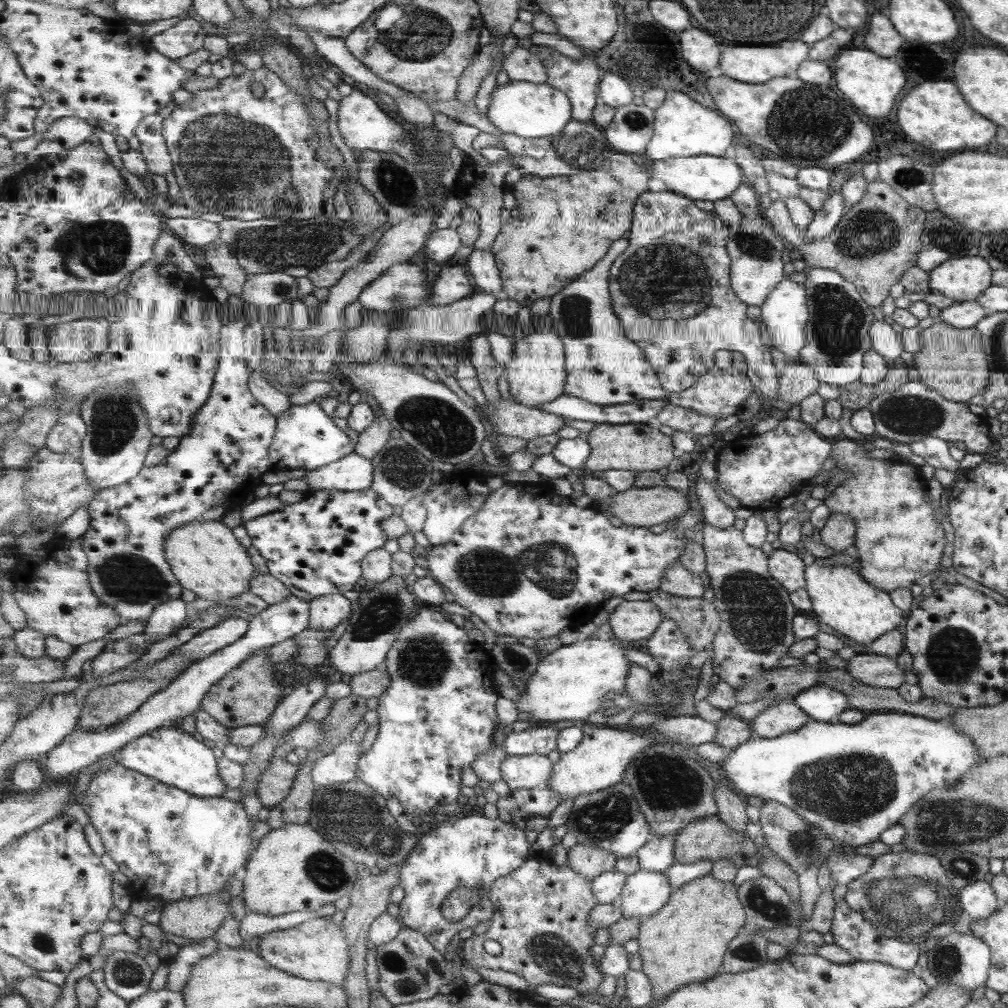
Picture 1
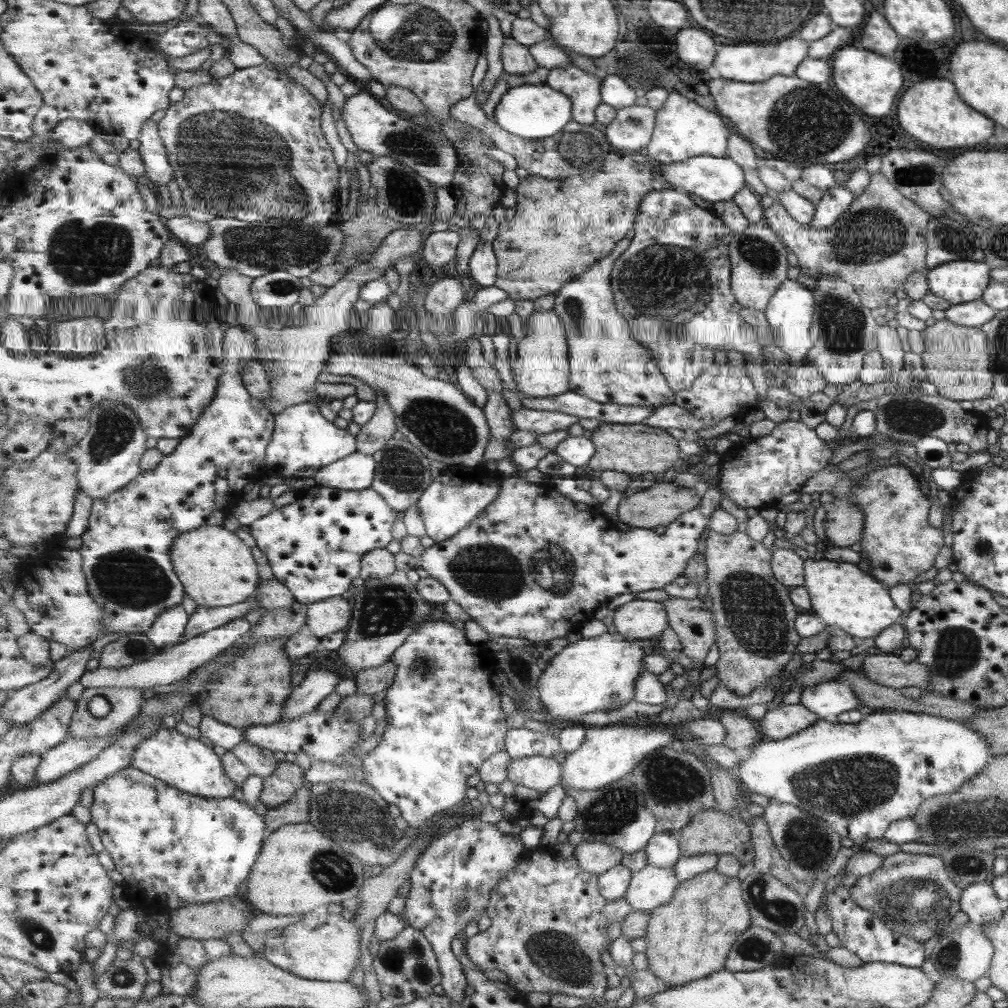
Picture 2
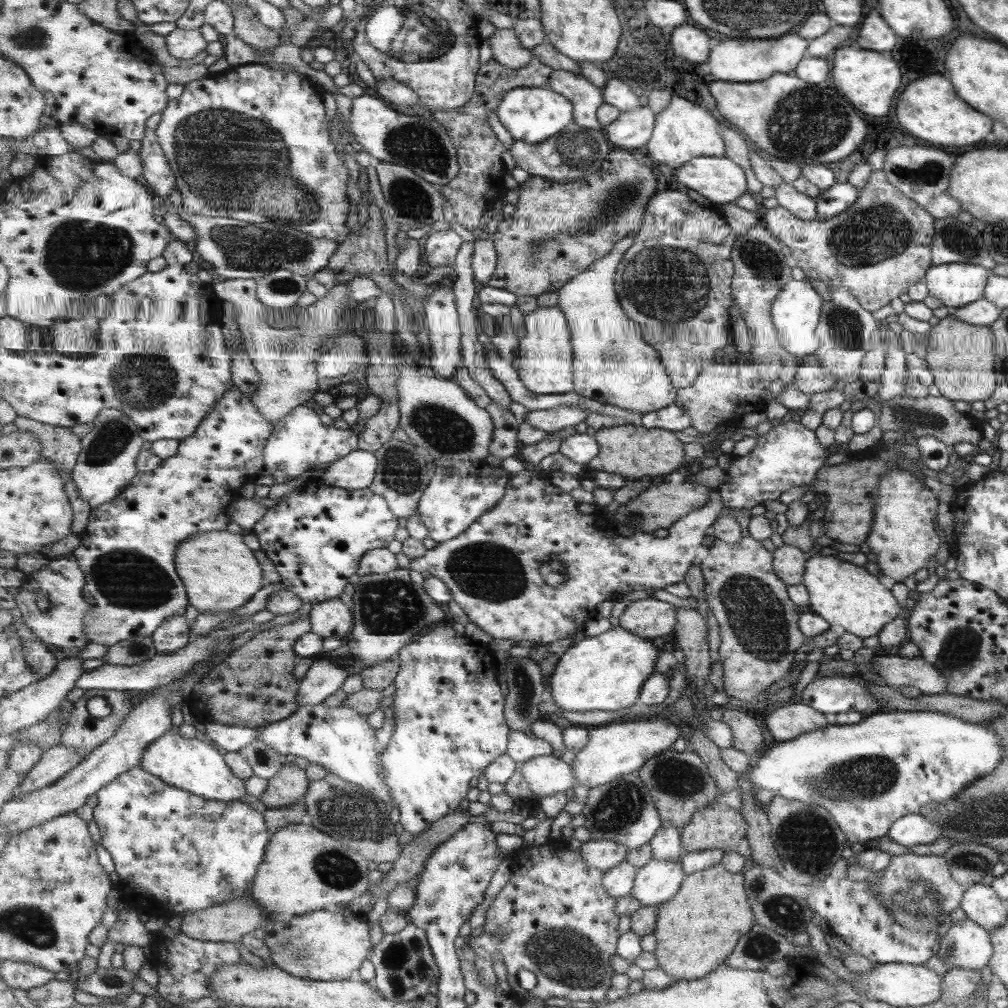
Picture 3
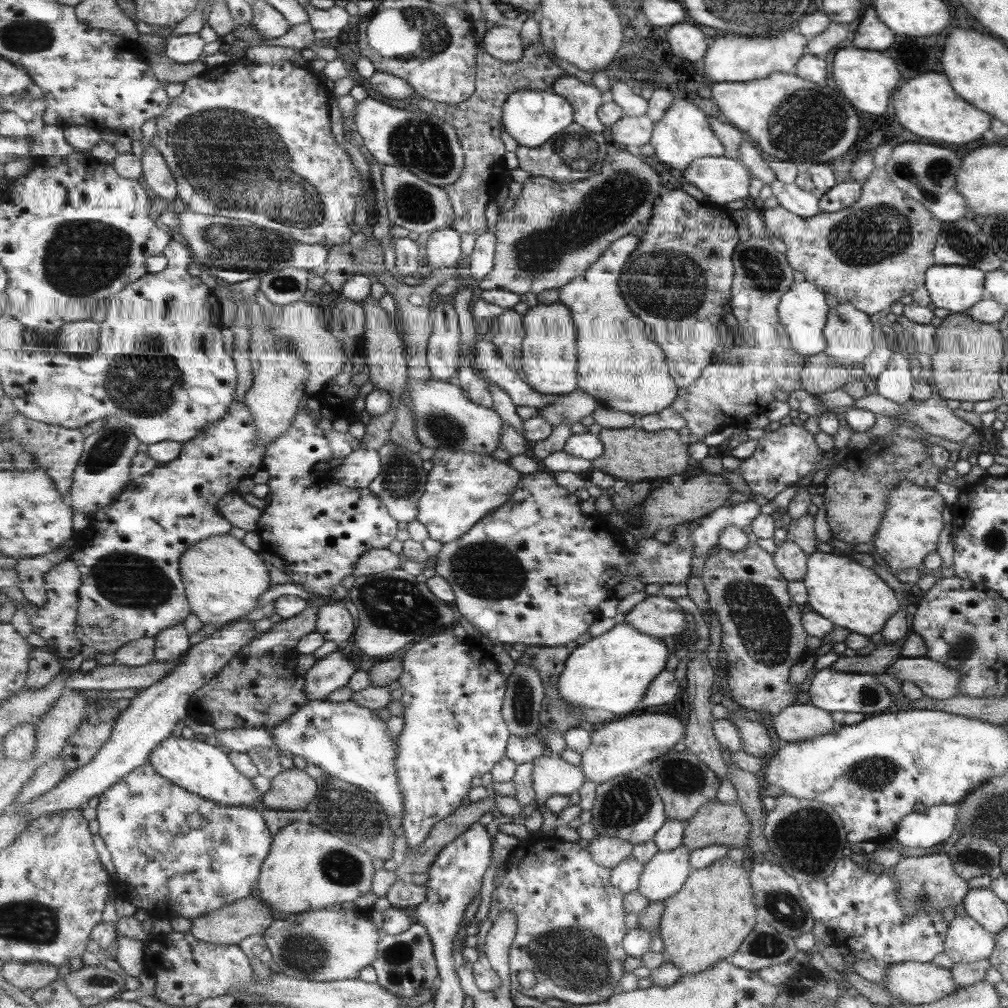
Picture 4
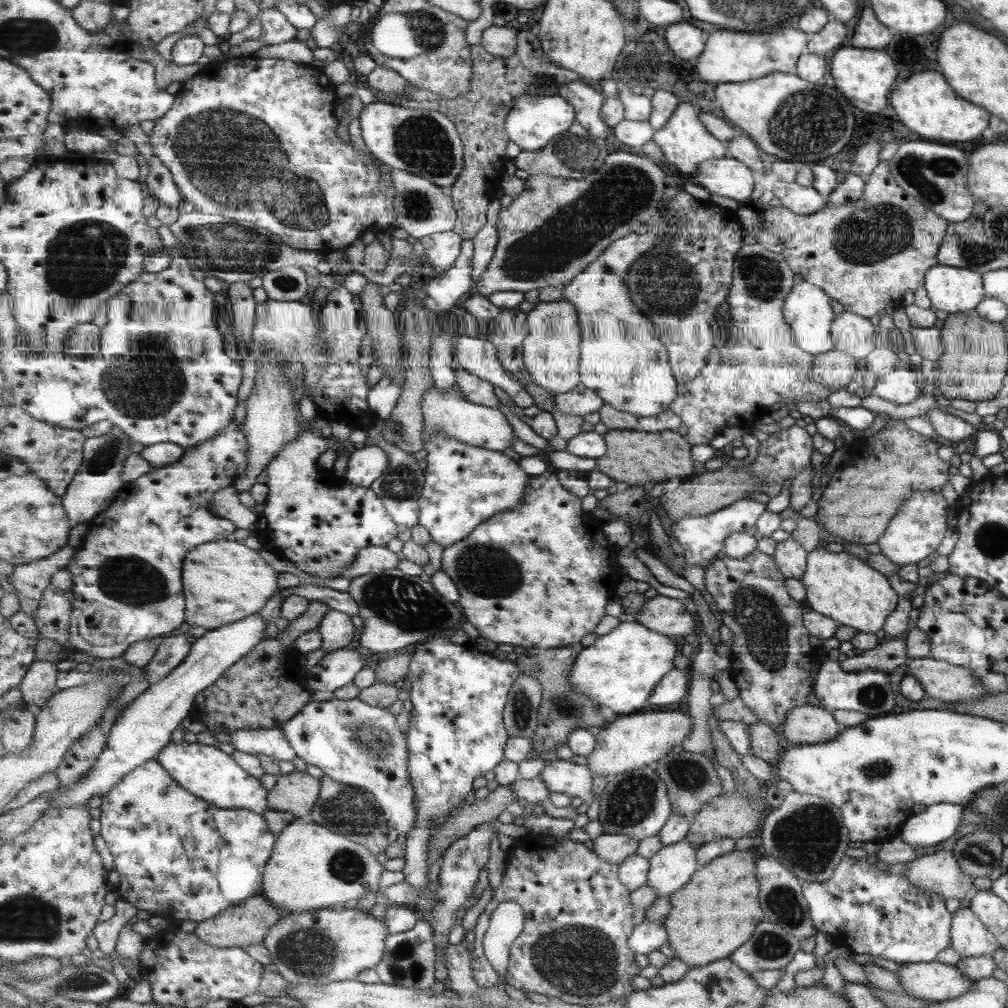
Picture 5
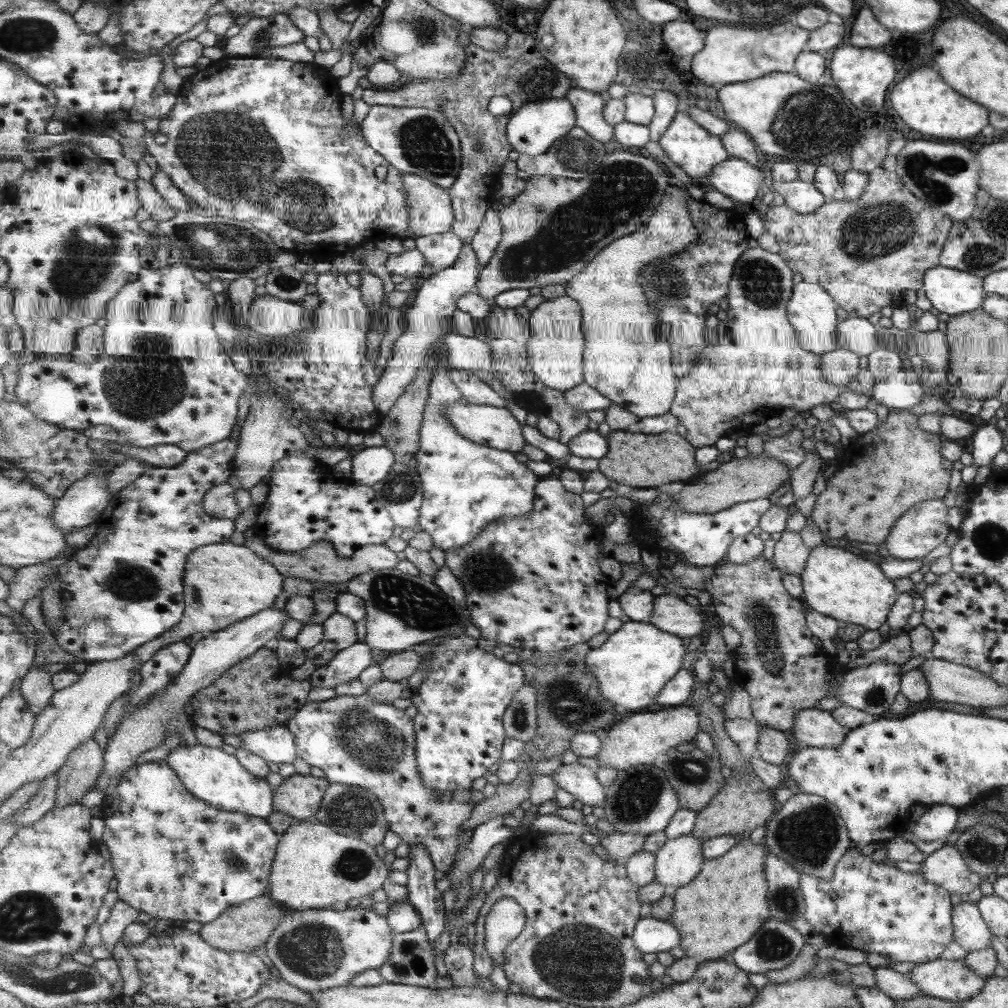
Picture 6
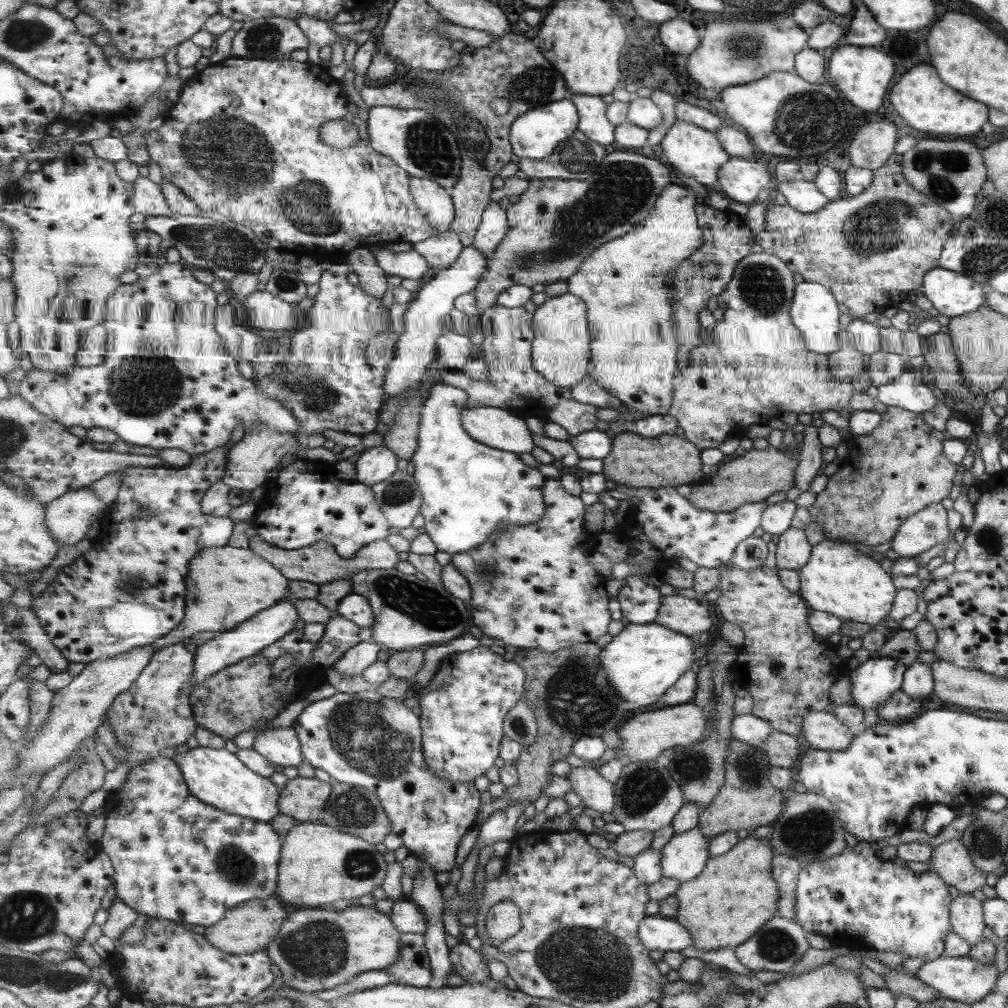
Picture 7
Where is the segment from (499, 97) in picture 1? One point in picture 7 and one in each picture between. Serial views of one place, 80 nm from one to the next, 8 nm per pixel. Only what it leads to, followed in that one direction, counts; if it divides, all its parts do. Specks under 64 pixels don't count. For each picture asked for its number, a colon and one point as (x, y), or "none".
2: (533, 111)
3: (533, 115)
4: (531, 117)
5: (534, 120)
6: (532, 130)
7: (535, 135)

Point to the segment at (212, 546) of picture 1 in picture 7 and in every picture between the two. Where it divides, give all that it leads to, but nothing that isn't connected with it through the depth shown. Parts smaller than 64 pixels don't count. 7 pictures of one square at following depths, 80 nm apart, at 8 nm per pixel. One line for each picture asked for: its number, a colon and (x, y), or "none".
2: (217, 568)
3: (221, 573)
4: (224, 579)
5: (224, 581)
6: (224, 583)
7: (226, 586)

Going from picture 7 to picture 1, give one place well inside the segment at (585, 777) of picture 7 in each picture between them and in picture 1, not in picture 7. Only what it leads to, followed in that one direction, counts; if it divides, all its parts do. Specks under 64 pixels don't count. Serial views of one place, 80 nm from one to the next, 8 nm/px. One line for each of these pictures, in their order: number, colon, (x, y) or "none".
1: (534, 771)
2: (539, 773)
3: (547, 775)
4: (552, 776)
5: (562, 776)
6: (581, 782)

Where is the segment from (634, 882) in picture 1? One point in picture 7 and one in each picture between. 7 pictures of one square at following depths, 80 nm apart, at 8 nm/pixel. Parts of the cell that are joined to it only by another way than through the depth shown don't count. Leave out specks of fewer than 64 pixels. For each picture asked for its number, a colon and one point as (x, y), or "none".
2: (651, 887)
3: (658, 881)
4: (666, 873)
5: (672, 867)
6: (679, 861)
7: (684, 857)

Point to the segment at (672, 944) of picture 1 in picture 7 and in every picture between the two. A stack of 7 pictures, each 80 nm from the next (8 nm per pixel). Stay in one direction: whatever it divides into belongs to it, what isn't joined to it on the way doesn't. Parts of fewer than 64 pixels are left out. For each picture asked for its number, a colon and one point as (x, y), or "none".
2: (690, 938)
3: (696, 933)
4: (706, 922)
5: (716, 913)
6: (720, 911)
7: (736, 894)

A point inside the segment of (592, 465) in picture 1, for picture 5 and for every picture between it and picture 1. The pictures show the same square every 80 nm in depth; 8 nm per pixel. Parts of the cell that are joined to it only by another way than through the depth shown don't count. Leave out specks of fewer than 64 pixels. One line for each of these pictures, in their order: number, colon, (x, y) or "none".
2: (635, 448)
3: (635, 451)
4: (638, 455)
5: (641, 458)

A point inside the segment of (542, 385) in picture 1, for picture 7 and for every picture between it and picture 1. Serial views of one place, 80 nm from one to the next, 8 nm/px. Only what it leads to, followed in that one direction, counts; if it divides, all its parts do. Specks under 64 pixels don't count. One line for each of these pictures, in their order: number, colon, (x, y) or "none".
2: (542, 369)
3: (546, 354)
4: (550, 351)
5: (553, 350)
6: (556, 350)
7: (562, 347)

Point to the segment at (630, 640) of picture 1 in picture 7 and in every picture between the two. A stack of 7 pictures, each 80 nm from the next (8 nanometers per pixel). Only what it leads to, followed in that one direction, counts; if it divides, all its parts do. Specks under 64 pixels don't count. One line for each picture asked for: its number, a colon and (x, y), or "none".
2: (638, 619)
3: (651, 618)
4: (659, 616)
5: (664, 614)
6: (671, 613)
7: (691, 617)

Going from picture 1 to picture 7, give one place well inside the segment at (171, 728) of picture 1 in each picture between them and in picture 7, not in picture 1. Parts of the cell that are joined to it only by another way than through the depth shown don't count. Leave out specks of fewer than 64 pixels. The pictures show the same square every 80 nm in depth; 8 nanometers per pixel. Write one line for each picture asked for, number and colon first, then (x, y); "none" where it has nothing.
2: (190, 765)
3: (190, 764)
4: (202, 768)
5: (208, 772)
6: (216, 776)
7: (219, 778)

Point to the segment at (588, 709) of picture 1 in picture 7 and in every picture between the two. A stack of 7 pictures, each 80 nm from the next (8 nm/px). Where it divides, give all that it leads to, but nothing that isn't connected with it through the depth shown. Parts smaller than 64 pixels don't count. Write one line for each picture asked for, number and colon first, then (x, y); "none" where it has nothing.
2: (583, 678)
3: (606, 672)
4: (612, 672)
5: (620, 670)
6: (632, 666)
7: (644, 661)

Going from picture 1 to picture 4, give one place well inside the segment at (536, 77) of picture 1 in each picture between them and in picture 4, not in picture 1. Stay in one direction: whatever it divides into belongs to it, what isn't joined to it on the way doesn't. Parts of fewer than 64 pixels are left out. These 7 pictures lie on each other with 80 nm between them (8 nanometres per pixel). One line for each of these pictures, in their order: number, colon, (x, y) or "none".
2: (518, 60)
3: (506, 47)
4: (506, 44)

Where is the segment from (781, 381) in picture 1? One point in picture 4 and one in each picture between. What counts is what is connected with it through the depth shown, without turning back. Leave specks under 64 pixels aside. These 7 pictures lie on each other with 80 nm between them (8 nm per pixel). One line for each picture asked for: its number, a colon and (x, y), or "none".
2: (802, 380)
3: (808, 378)
4: (821, 374)

